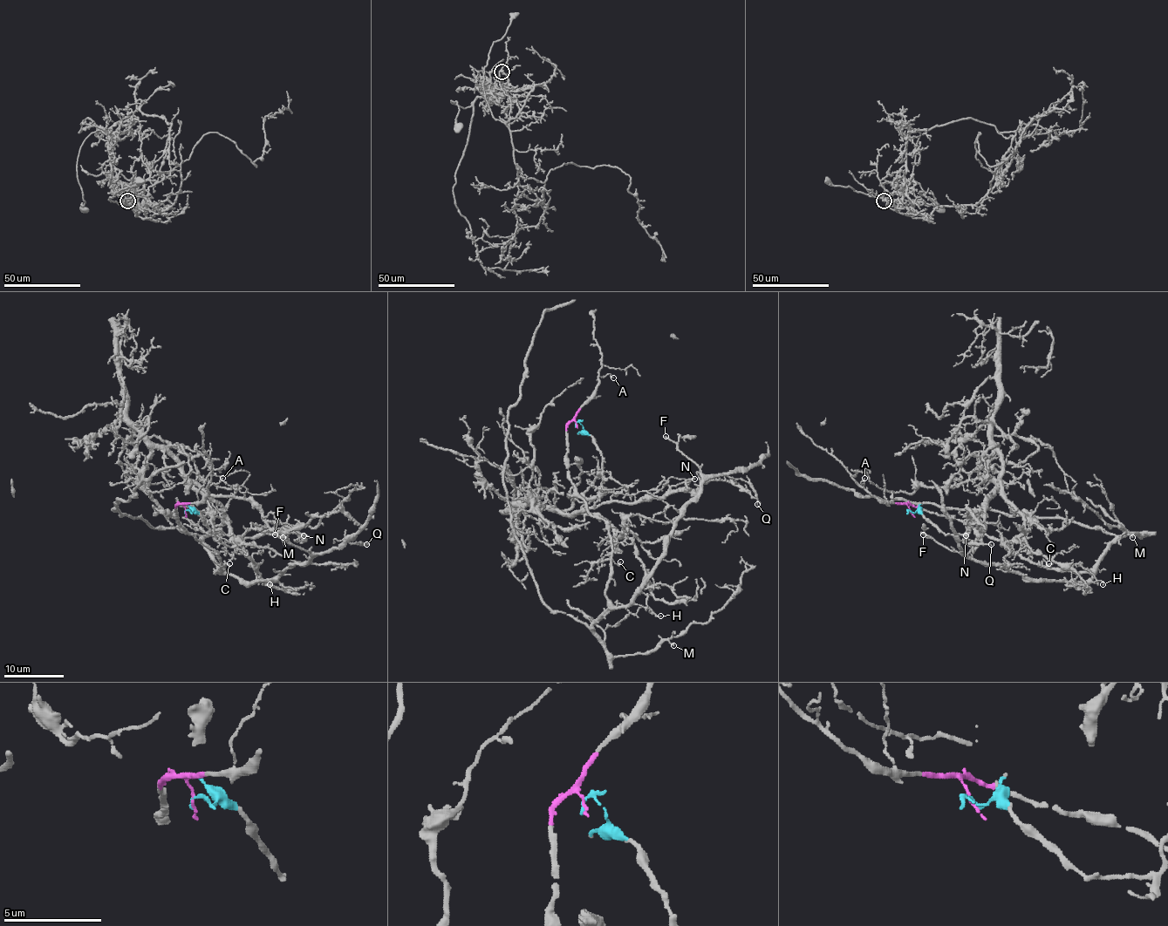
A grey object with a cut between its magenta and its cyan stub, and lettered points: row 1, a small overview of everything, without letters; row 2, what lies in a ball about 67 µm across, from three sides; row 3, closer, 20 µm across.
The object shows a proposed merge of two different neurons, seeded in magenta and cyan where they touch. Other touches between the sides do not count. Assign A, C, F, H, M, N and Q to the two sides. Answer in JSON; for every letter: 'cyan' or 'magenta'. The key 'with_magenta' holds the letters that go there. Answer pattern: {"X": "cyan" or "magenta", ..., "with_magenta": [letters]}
{"A": "magenta", "C": "magenta", "F": "magenta", "H": "magenta", "M": "magenta", "N": "cyan", "Q": "magenta", "with_magenta": ["A", "C", "F", "H", "M", "Q"]}

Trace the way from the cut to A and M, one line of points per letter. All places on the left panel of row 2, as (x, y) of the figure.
A: (185, 512), (185, 503), (200, 501), (207, 494), (207, 488), (217, 484), (221, 478)
M: (185, 512), (175, 506), (177, 520), (215, 551), (215, 571), (207, 534), (283, 537)

